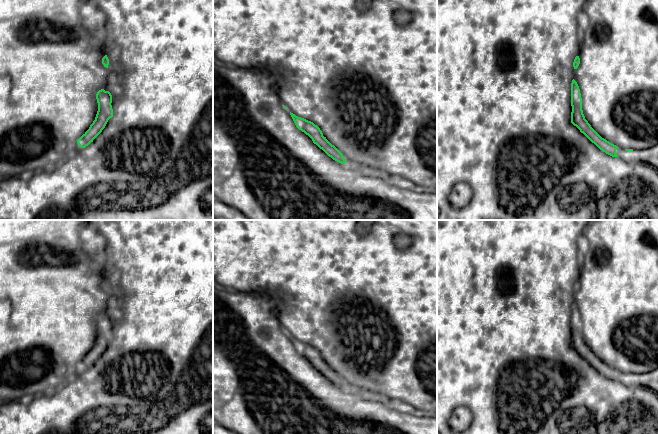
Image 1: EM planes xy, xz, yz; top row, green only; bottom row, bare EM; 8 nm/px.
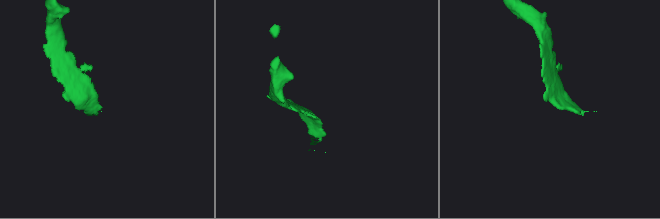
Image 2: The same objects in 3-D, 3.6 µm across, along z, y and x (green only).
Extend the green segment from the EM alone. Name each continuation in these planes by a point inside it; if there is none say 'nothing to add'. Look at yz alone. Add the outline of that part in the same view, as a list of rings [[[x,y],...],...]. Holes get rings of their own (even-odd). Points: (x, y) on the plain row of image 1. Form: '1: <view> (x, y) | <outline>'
1: yz (649, 380) | [[[658,368],[643,374],[626,375],[625,373],[618,372],[616,378],[625,386],[641,385],[658,394]]]

